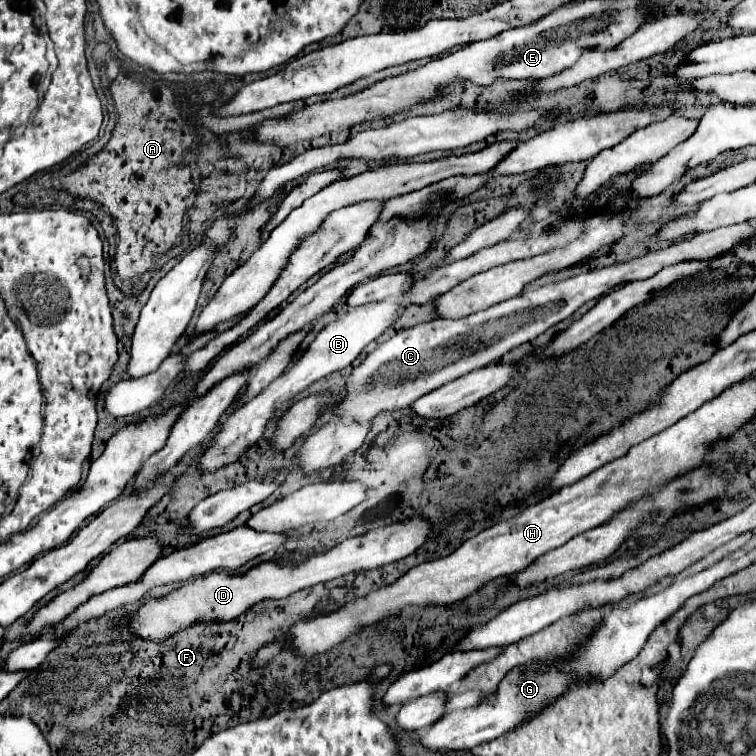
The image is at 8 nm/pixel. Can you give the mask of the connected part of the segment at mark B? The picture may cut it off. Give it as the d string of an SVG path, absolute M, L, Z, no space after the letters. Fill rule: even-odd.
M381 300L381 302L371 302L371 304L349 308L345 314L329 322L317 334L317 338L307 346L307 350L295 360L295 364L289 366L289 370L283 376L273 380L259 396L251 398L247 404L243 404L239 410L231 414L231 418L223 424L221 432L205 446L203 454L199 456L197 462L201 464L201 468L213 472L221 466L235 462L251 444L255 444L263 436L263 428L273 418L275 408L281 402L303 392L315 380L349 366L371 342L375 342L387 328L391 328L399 320L399 316L401 316L401 304L397 300Z

